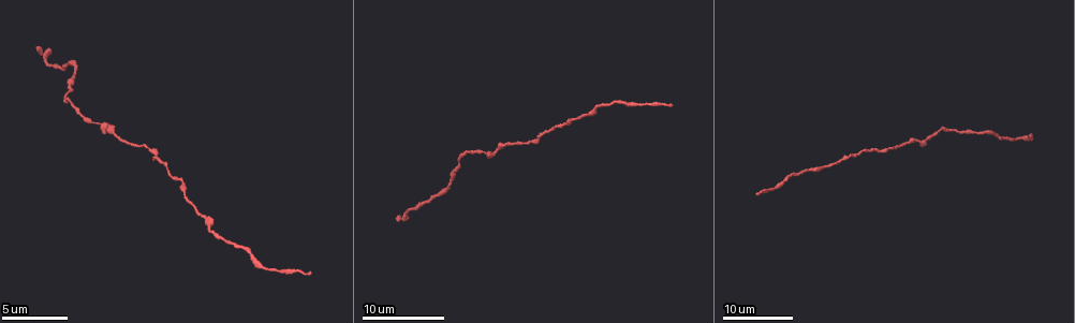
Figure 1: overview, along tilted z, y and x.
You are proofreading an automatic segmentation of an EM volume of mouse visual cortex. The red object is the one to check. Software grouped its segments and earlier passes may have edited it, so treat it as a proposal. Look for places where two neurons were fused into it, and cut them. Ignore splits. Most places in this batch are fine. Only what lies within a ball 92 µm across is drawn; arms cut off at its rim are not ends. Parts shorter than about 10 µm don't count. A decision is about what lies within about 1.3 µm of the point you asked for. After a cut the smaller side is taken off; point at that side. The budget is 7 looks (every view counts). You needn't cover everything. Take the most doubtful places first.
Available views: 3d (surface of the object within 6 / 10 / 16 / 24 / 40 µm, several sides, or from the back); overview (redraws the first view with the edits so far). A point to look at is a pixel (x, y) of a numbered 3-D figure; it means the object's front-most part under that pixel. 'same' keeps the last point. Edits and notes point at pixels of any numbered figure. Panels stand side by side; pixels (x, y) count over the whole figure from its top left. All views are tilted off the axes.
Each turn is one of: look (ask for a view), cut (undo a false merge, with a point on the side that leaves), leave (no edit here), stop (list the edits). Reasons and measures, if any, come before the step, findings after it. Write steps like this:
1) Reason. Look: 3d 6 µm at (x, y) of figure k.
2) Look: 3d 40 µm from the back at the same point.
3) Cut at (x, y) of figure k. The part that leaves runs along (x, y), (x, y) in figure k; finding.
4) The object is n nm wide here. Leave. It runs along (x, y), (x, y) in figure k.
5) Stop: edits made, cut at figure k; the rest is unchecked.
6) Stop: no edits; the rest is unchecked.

A narrow waist. Look: 3d 16 µm at (66, 96) of figure 1.

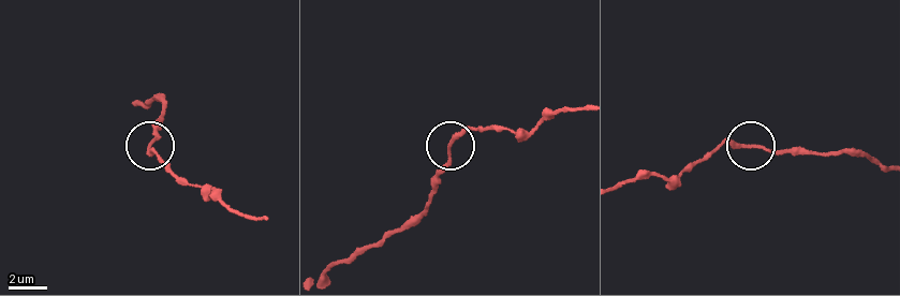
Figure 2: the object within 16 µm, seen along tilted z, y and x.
Look: 3d 10 µm at (151, 141) of figure 2.

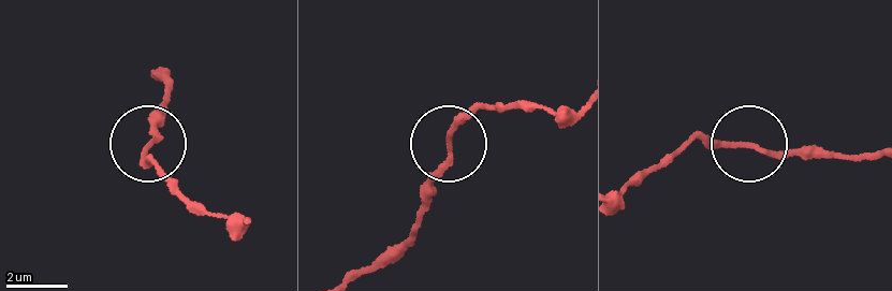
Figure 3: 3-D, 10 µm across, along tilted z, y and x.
The object is 160 nm wide here. Leave. One neuron here.

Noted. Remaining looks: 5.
Look: 3d 16 µm at (888, 149) of figure 1.

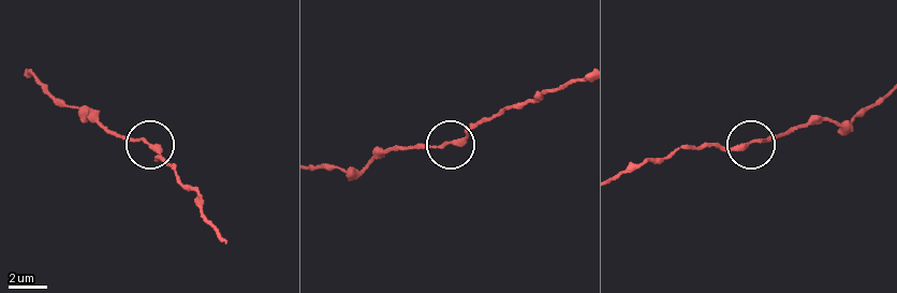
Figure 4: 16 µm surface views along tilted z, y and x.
Zoom in. Look: 3d 10 µm at (448, 142) of figure 4.

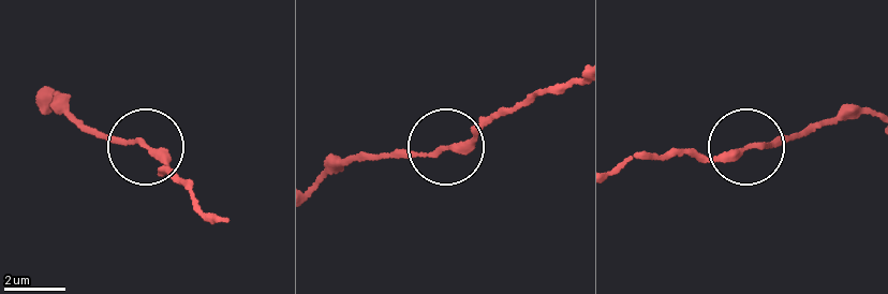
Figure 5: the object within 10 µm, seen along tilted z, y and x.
Leave. It runs along (446, 149), (467, 143), (499, 113) in figure 5; all the same neuron.

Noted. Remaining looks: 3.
Calibre changes. Look: 3d 16 µm at (202, 215) of figure 1.

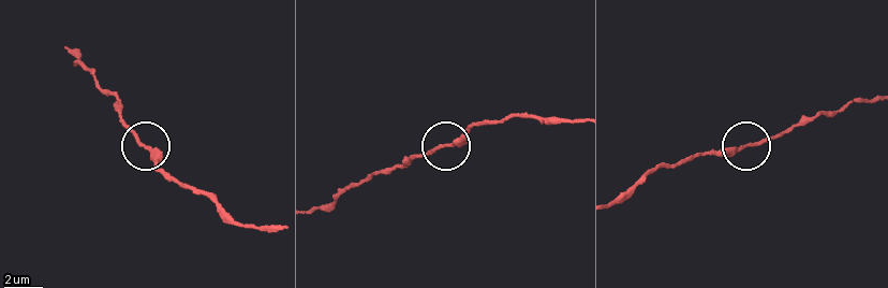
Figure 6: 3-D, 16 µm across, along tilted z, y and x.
Look: 3d 10 µm at (143, 145) of figure 6.

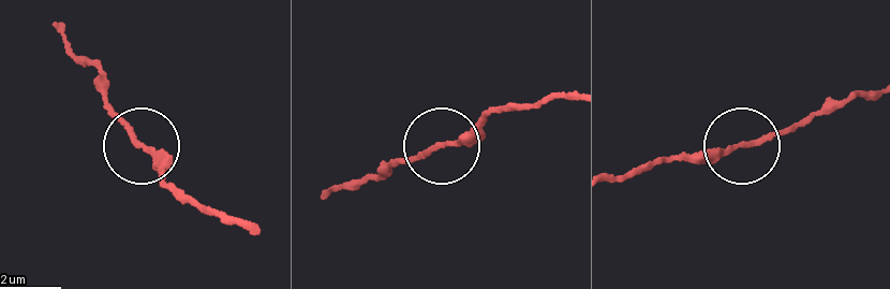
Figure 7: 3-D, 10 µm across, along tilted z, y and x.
Leave. It runs along (64, 32), (103, 72), (116, 111), (171, 193) in figure 7; one neuron here.

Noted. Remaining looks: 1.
Stop: no edits; the rest is unchecked.

